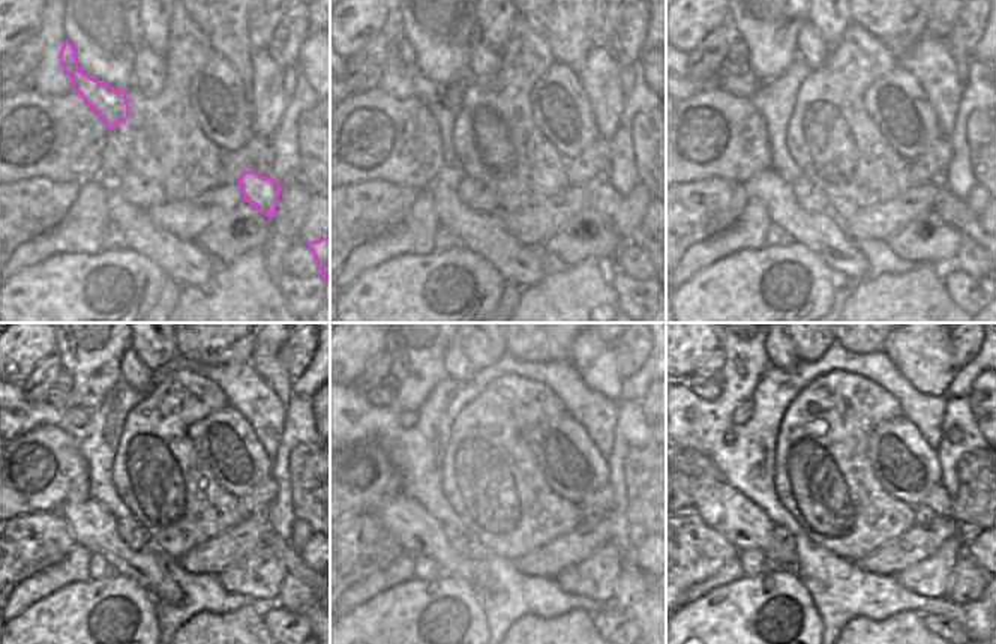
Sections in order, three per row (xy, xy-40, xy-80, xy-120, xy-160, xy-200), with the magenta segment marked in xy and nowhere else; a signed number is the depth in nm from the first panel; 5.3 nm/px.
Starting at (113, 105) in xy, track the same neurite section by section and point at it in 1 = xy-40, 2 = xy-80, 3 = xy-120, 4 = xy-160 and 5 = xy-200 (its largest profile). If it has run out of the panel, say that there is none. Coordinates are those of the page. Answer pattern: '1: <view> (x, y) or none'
1: xy-40 (428, 92)
2: xy-80 (735, 60)
3: xy-120 (60, 394)
4: xy-160 (383, 394)
5: xy-200 (708, 389)

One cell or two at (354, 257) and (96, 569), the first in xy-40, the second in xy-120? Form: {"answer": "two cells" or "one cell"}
{"answer": "two cells"}

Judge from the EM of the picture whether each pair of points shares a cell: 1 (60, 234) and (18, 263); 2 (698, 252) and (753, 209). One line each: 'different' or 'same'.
1: same
2: same

